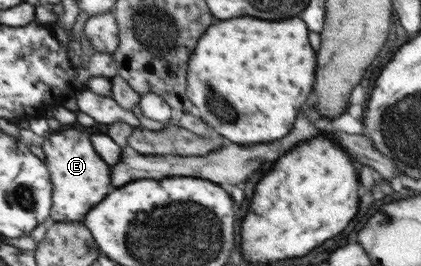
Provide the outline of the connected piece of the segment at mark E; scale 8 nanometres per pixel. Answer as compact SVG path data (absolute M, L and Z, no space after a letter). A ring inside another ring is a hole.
M77 125L61 134L55 133L45 138L42 149L53 181L52 222L82 222L96 204L116 190L110 180L110 166L98 156L94 148L93 135L87 134Z

